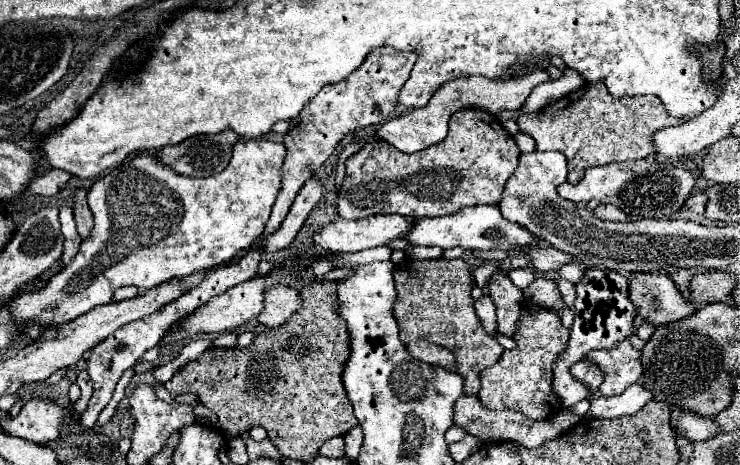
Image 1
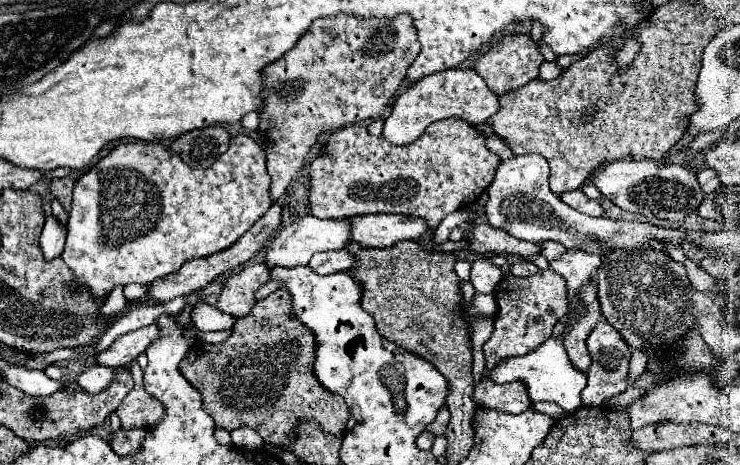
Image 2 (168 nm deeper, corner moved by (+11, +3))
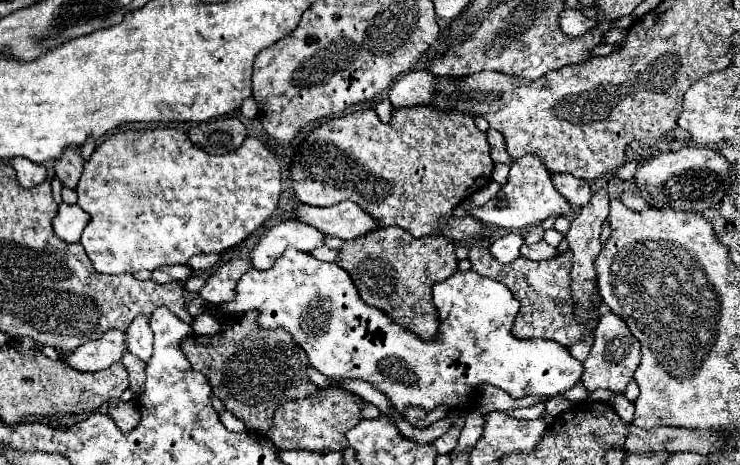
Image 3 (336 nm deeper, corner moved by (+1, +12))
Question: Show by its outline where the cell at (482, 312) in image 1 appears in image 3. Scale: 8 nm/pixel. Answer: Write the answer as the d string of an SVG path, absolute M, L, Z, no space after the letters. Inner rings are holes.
M507 234L499 240L495 240L489 248L491 256L499 262L499 264L511 264L513 260L517 260L519 256L519 246L523 244L523 238L519 234Z

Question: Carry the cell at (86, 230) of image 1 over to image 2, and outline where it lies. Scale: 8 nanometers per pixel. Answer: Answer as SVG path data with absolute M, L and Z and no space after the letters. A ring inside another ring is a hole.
M63 177L63 179L53 179L51 181L51 187L49 187L51 195L61 201L61 205L63 205L65 211L69 211L69 207L71 207L73 187L75 187L75 181L71 177Z

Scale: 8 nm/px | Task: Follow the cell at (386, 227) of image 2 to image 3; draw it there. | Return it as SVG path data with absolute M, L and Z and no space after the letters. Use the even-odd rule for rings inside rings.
M341 202L329 208L315 208L315 206L301 204L297 206L295 216L343 240L353 240L357 236L373 232L375 228L381 228L379 220L375 220L373 216L367 216L367 212L363 212L363 208L359 208L359 204L355 202Z

